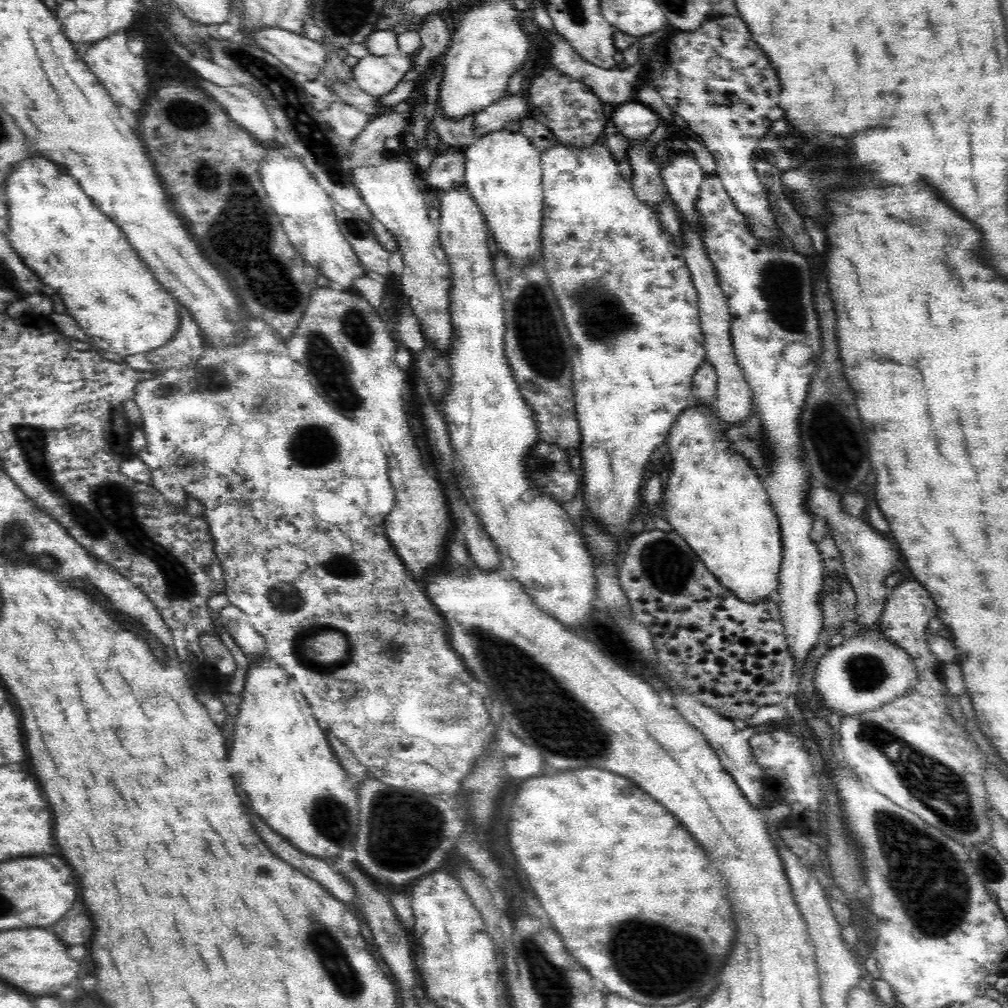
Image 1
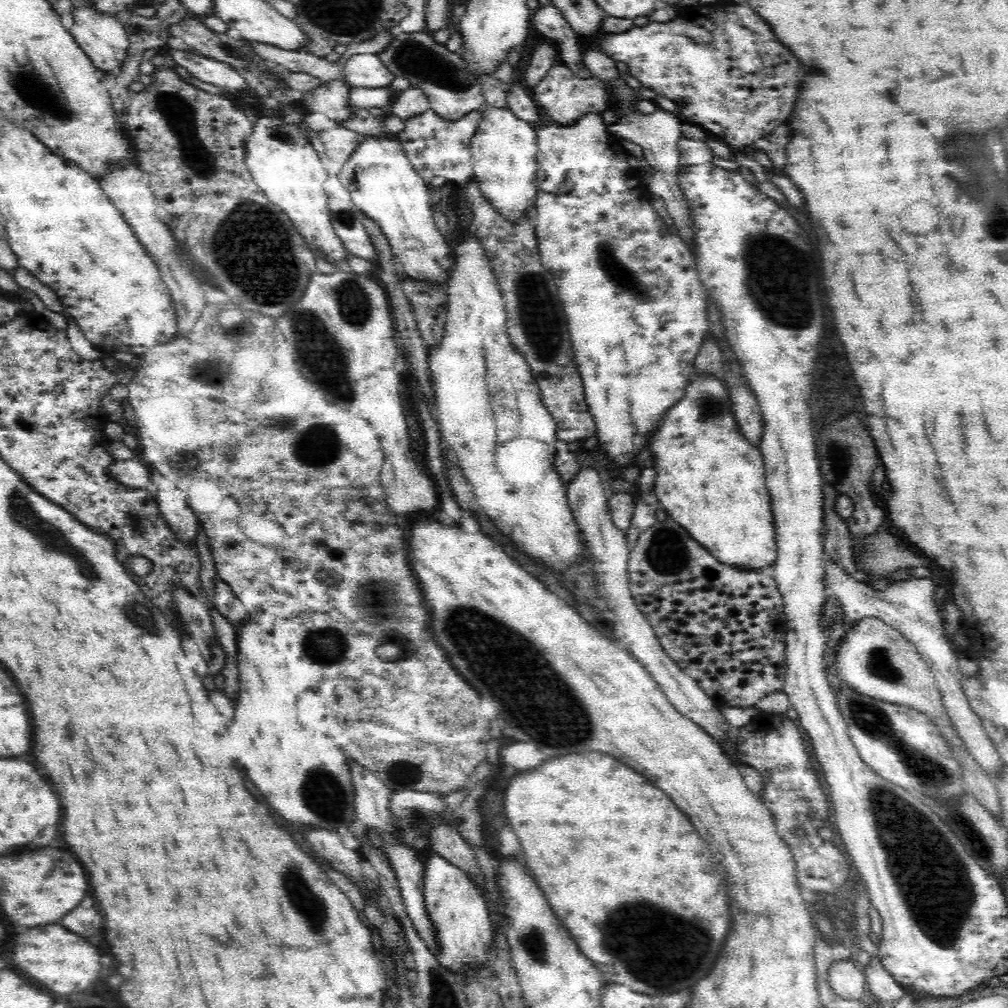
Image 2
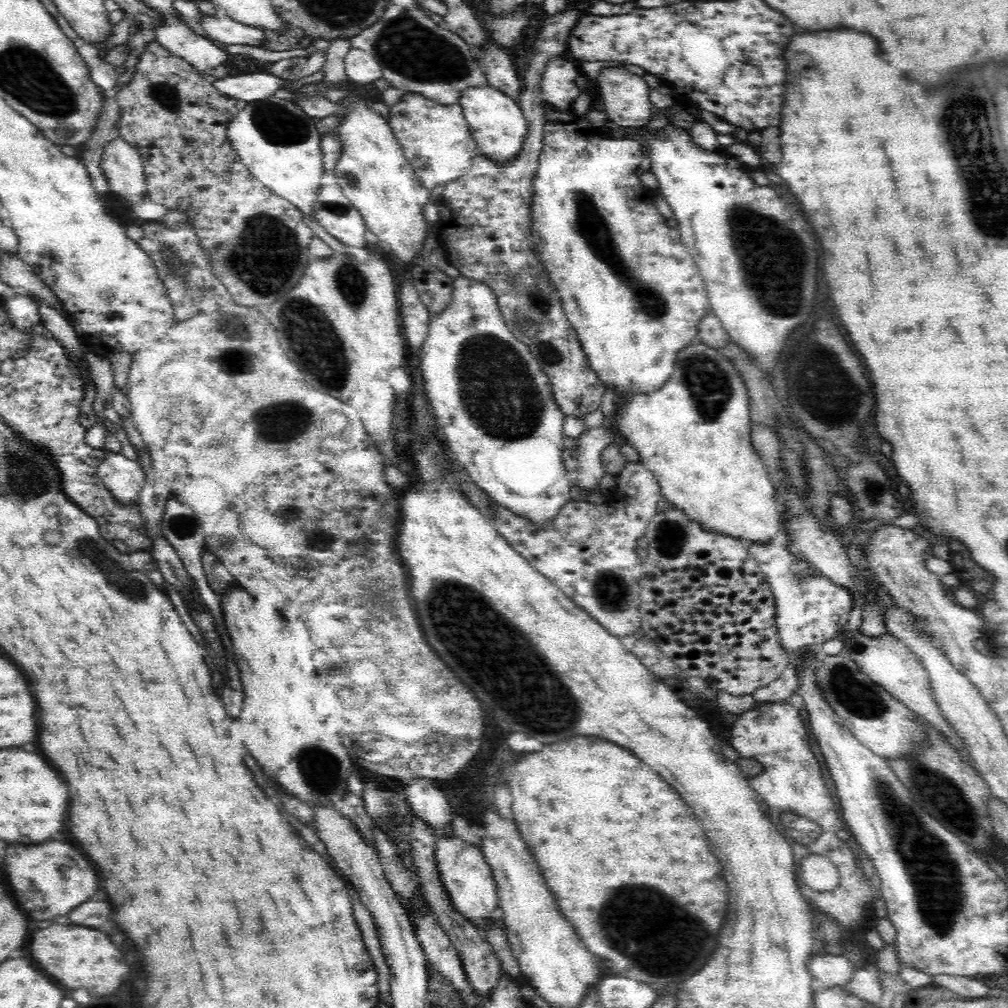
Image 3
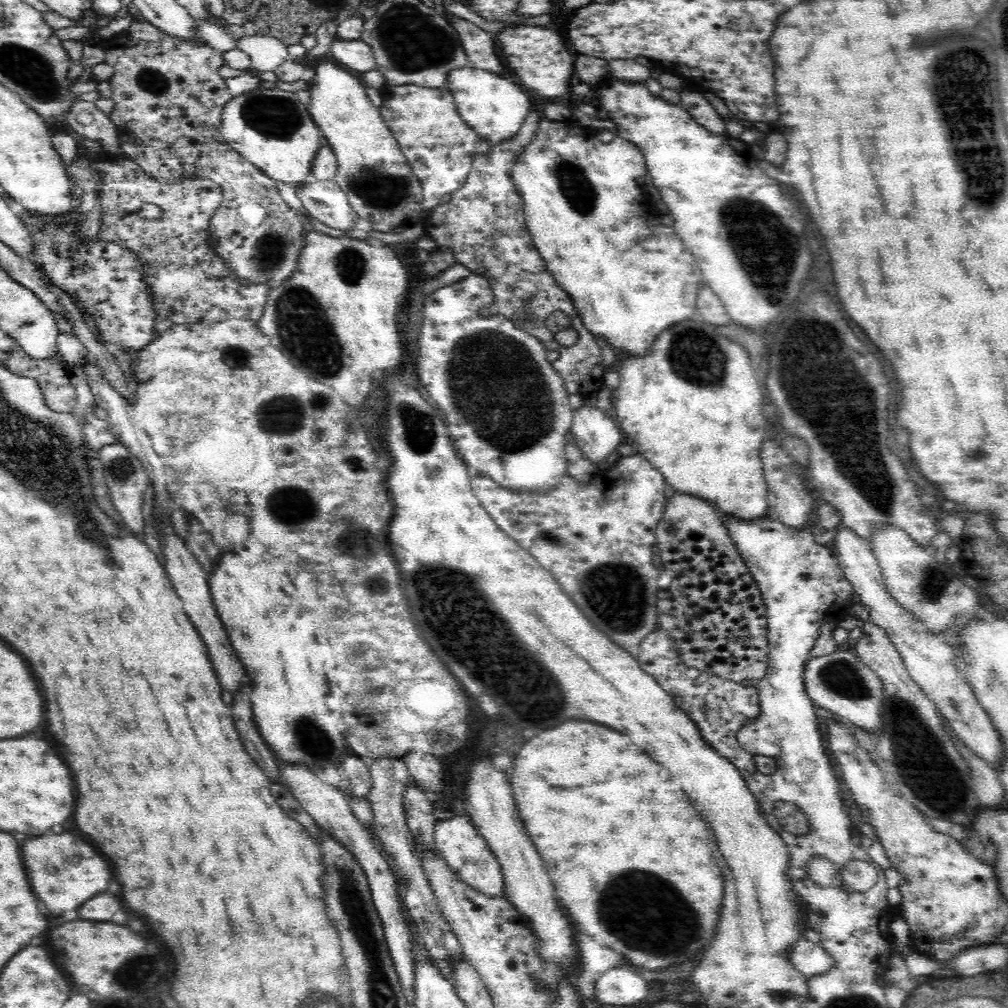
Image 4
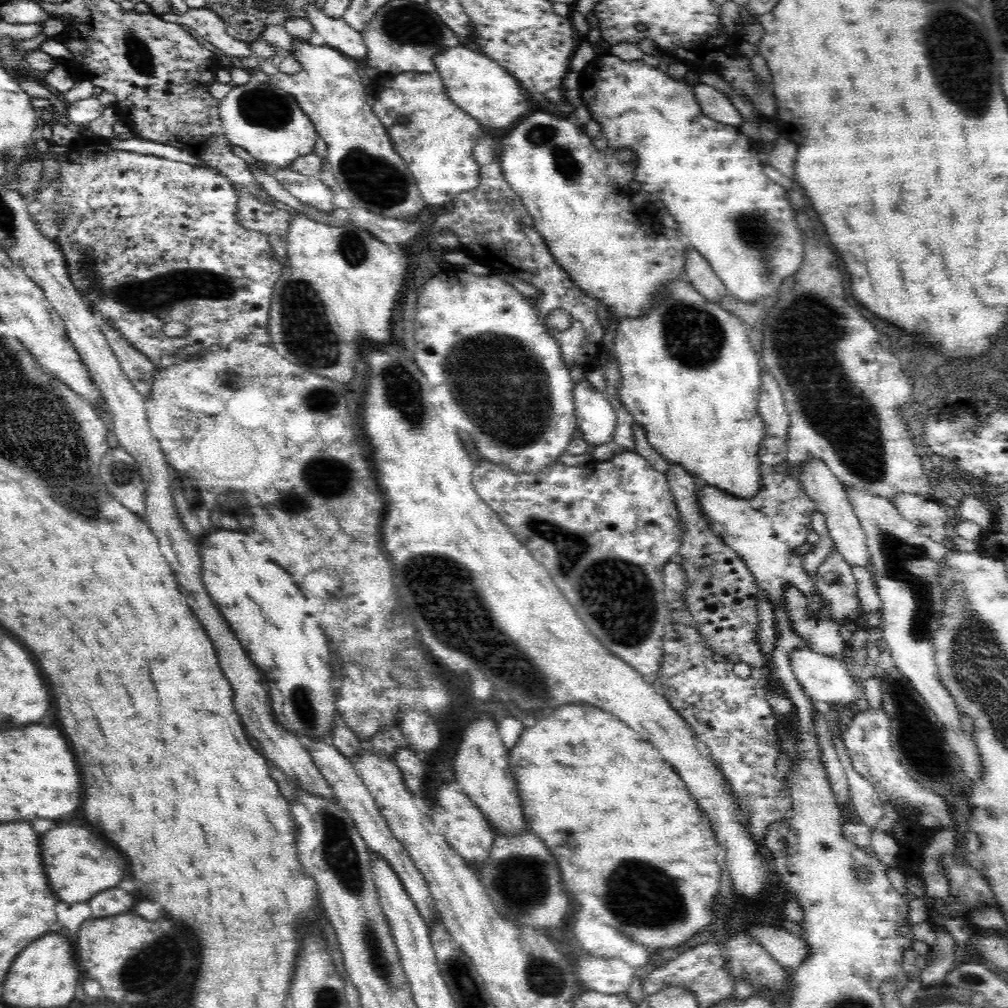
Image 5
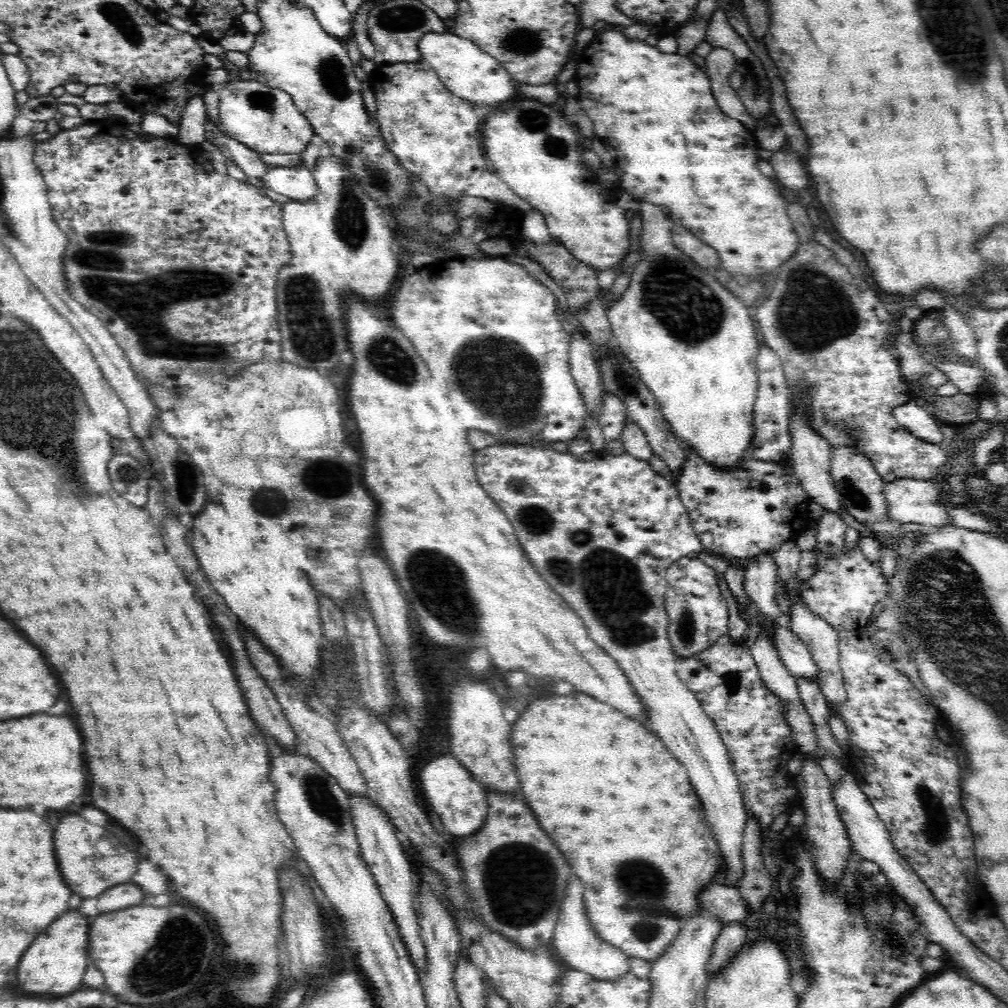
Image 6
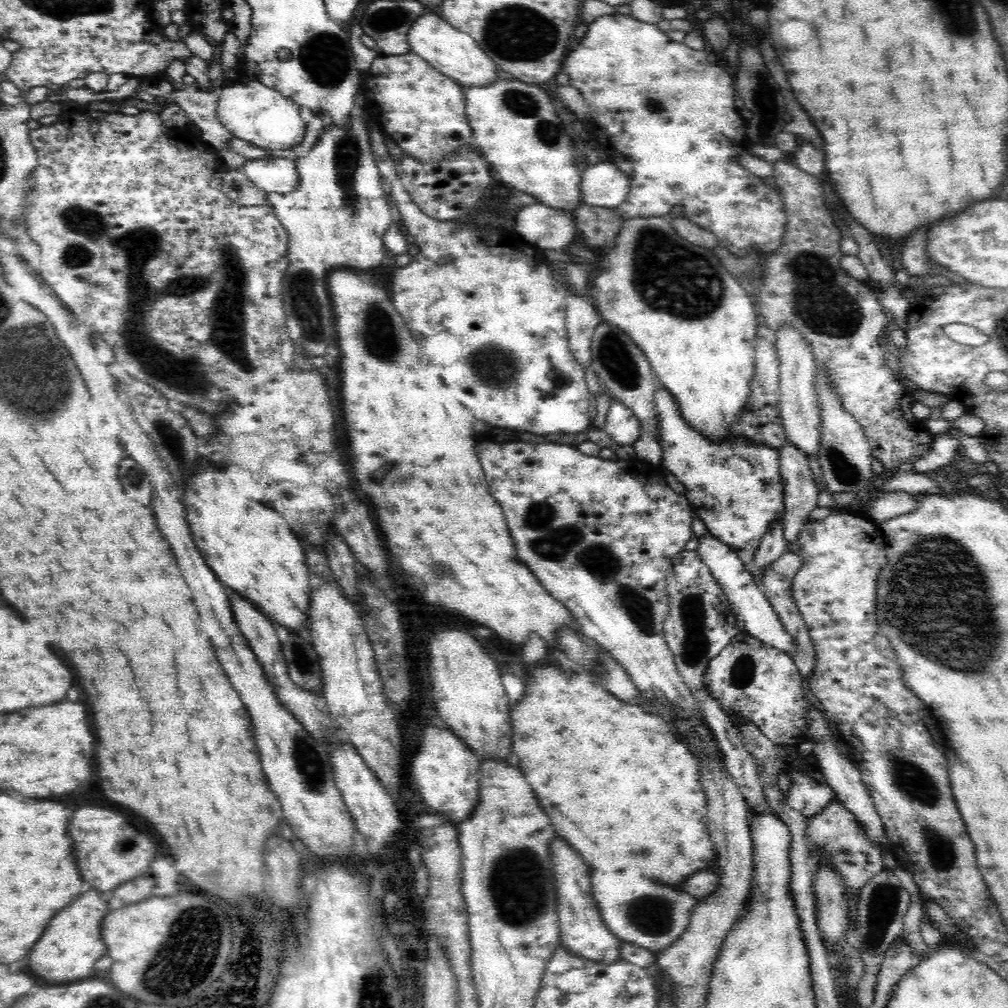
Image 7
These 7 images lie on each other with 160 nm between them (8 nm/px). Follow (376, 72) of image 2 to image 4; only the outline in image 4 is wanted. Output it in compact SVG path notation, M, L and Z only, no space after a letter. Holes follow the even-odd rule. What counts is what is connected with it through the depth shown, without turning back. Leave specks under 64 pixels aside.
M334 39L330 45L330 54L334 61L361 74L377 68L372 49L362 39L353 41Z

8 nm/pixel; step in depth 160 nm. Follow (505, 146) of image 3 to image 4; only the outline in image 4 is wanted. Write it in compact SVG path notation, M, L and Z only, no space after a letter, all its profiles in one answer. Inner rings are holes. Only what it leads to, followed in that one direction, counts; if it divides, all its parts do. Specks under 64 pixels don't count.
M474 66L455 68L447 74L447 89L452 93L457 112L480 138L494 146L512 138L524 125L530 110L528 94L503 76Z

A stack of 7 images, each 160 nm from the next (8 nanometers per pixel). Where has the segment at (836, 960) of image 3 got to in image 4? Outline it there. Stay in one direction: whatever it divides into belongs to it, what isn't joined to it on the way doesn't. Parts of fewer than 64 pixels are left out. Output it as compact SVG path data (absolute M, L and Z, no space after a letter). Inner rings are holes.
M807 938L794 941L787 950L792 966L804 975L811 977L833 969L835 960L818 943Z

